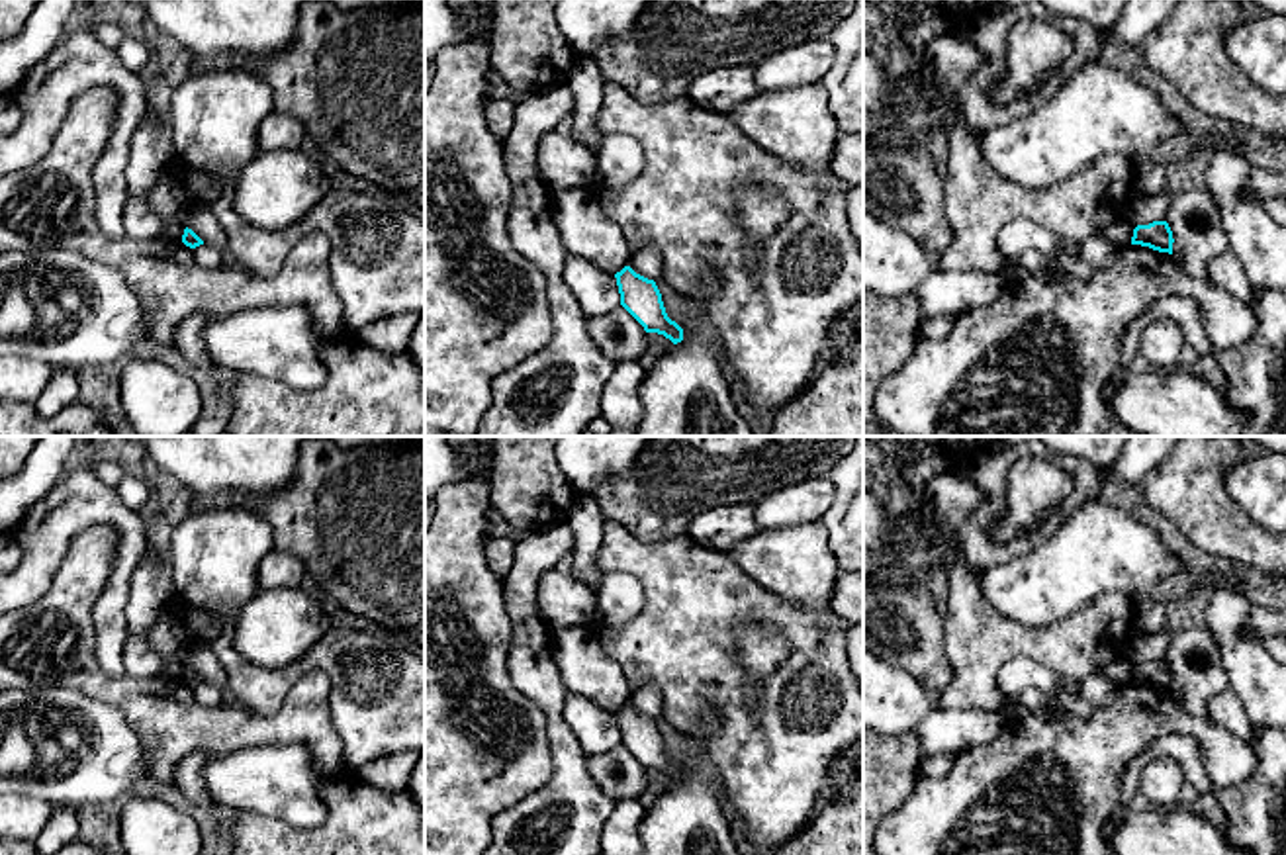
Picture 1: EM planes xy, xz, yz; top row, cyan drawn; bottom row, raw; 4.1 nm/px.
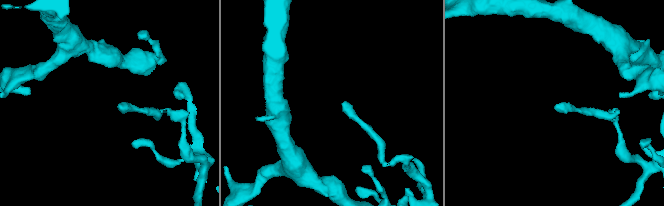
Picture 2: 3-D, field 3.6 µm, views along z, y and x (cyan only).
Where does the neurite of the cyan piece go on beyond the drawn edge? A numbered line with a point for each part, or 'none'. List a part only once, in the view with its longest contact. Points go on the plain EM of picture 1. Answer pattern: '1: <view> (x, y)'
none

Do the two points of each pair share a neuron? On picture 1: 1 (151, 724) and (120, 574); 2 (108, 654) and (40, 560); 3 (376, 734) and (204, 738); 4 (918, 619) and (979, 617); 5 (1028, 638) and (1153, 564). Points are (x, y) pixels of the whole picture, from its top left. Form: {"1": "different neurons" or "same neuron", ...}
{"1": "different neurons", "2": "same neuron", "3": "different neurons", "4": "different neurons", "5": "different neurons"}

